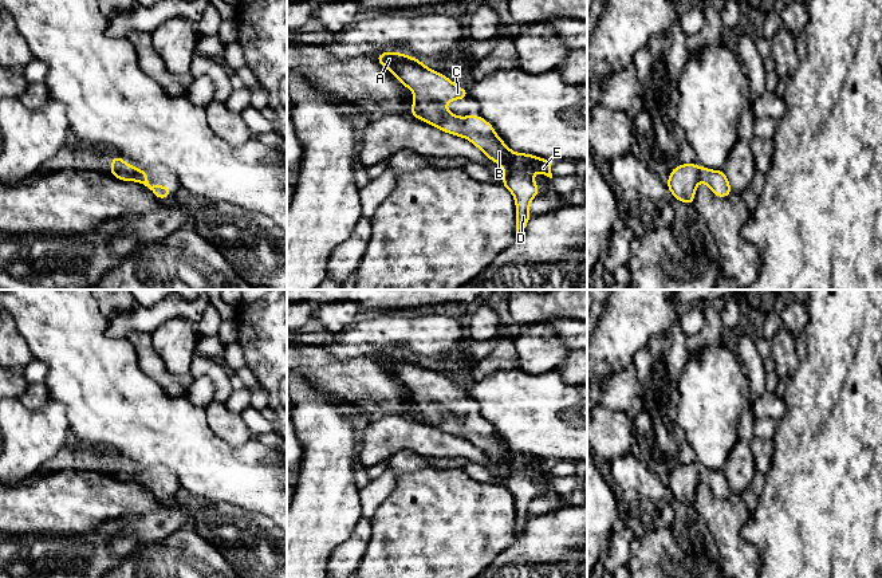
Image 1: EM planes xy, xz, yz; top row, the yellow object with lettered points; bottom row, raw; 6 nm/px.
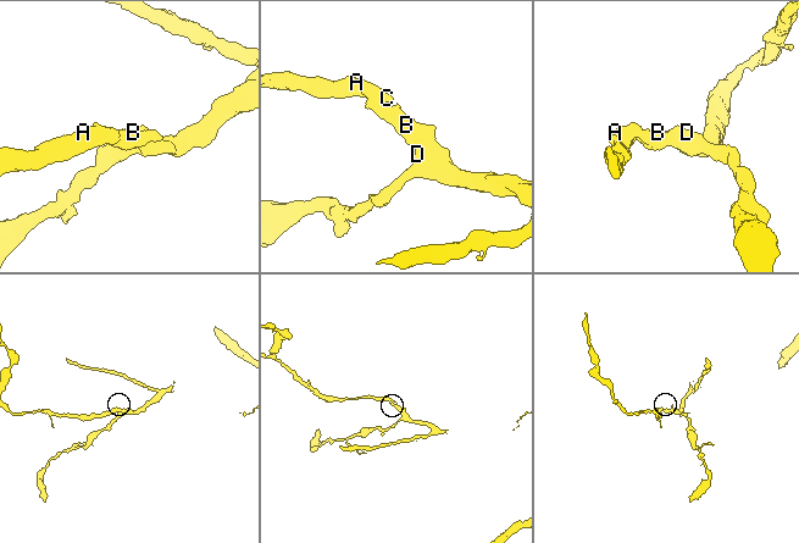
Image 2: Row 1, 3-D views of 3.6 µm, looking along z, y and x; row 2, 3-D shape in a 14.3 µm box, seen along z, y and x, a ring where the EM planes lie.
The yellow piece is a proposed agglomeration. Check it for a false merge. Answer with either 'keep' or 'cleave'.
keep

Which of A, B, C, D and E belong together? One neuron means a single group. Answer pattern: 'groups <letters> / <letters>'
groups A B C D E

